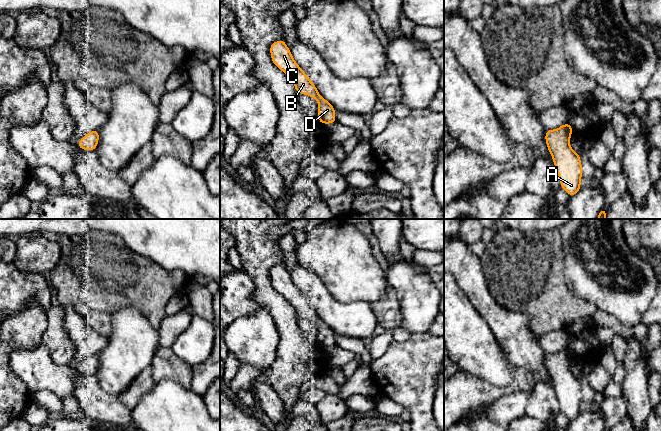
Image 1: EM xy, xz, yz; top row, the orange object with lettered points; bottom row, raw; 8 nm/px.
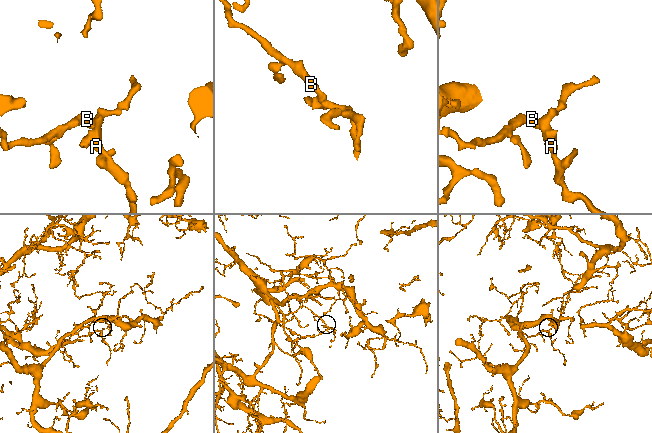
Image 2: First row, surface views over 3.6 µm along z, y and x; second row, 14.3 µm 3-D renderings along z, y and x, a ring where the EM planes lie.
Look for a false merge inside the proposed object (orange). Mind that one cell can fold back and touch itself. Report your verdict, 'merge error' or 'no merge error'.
no merge error

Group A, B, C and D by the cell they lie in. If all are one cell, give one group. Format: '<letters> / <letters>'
A B C D

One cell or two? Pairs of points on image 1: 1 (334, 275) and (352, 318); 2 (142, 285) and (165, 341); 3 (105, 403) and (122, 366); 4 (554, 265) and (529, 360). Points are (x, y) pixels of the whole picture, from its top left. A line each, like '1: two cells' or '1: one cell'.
1: two cells
2: two cells
3: two cells
4: two cells

